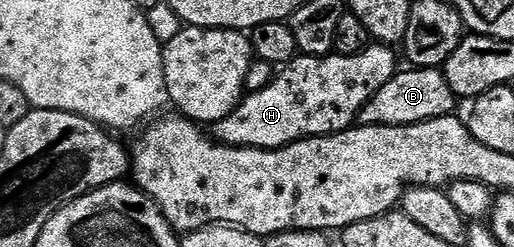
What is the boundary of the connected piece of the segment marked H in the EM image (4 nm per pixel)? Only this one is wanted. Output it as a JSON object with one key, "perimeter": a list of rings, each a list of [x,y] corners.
{"perimeter":[[[373,42],[368,45],[366,50],[362,50],[362,54],[354,54],[353,56],[341,56],[339,54],[322,57],[297,55],[296,59],[283,65],[277,71],[276,77],[270,82],[270,86],[266,86],[266,90],[247,93],[230,115],[211,125],[211,135],[217,144],[228,144],[231,148],[284,148],[288,144],[293,144],[295,140],[309,140],[311,136],[337,136],[339,132],[344,132],[357,123],[360,111],[366,106],[366,102],[370,102],[370,98],[374,98],[374,94],[378,94],[378,90],[382,90],[382,86],[386,86],[386,82],[390,82],[390,78],[396,76],[398,65],[396,65],[396,56],[392,52],[395,51],[389,45]]]}

